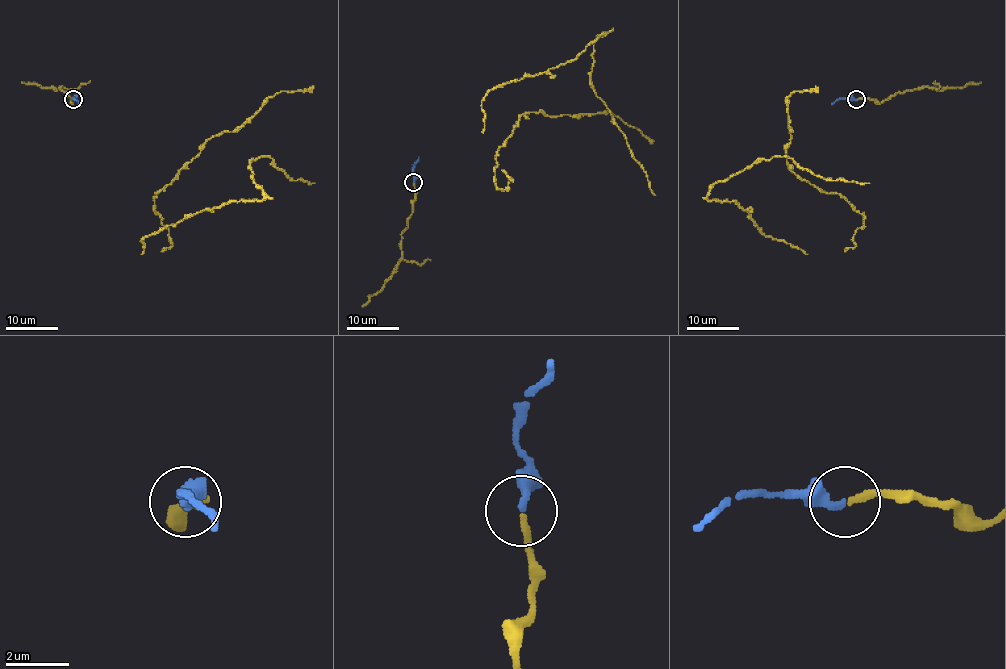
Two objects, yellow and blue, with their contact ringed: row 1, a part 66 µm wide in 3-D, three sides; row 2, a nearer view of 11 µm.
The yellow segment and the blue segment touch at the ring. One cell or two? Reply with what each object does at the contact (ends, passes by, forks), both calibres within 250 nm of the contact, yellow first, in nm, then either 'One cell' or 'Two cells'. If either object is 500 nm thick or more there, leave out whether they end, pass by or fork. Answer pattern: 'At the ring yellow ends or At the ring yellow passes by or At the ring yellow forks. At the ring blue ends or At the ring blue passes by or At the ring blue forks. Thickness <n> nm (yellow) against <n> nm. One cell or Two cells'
At the ring yellow ends. At the ring blue ends. Thickness 190 nm (yellow) against 280 nm. One cell

